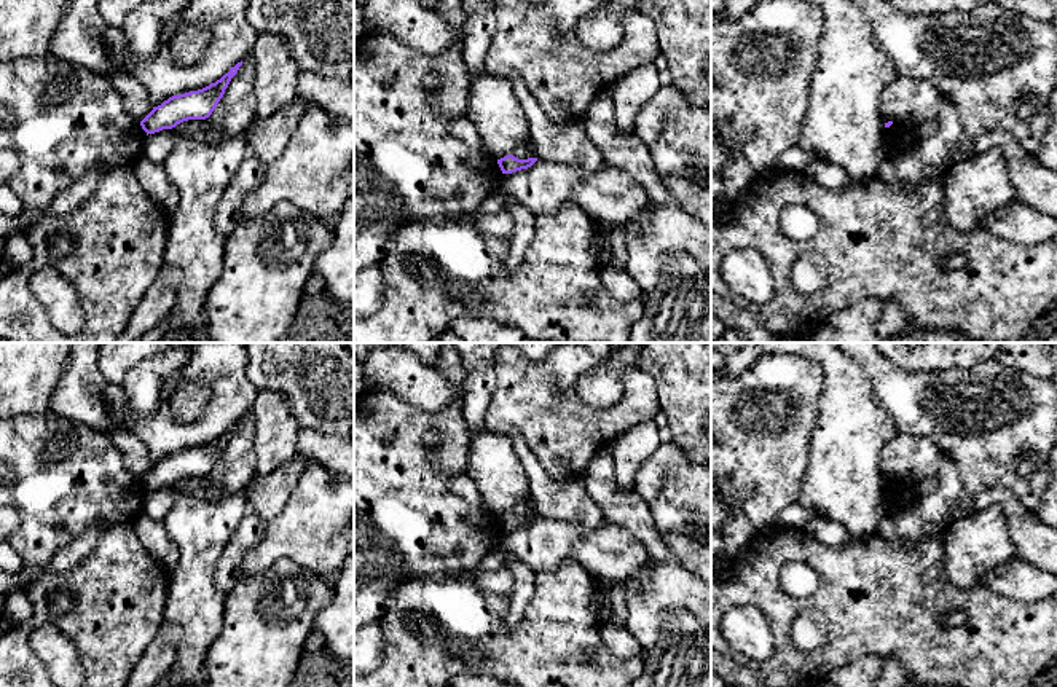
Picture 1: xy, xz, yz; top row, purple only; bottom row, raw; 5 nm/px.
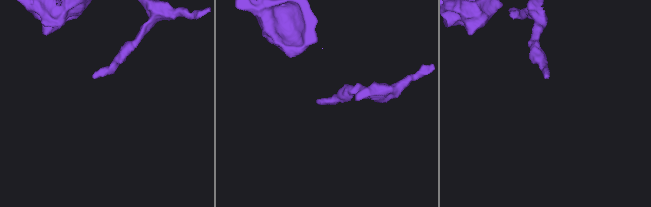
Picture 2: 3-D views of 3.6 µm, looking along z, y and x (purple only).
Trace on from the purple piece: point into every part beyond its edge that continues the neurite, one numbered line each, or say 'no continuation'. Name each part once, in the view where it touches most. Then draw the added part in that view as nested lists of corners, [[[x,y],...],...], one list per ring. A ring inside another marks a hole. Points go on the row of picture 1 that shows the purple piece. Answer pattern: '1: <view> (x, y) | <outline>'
no continuation

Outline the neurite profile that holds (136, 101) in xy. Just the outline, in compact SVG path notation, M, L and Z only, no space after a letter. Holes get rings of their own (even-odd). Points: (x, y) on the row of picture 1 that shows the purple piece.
M115 73L110 81L123 96L124 108L132 120L140 123L153 110L147 89L131 75Z

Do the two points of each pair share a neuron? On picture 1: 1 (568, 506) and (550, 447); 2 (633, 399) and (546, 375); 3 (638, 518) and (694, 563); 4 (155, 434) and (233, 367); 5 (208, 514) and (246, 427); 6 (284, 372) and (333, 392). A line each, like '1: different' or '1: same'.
1: different
2: same
3: same
4: same
5: different
6: same

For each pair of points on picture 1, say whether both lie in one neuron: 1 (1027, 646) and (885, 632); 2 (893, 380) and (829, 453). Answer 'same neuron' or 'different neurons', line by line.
1: same neuron
2: different neurons

